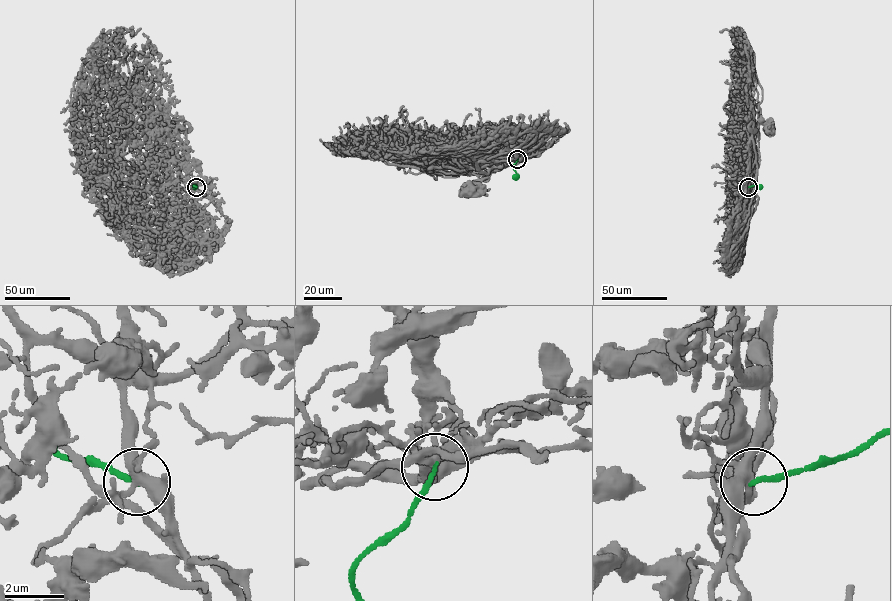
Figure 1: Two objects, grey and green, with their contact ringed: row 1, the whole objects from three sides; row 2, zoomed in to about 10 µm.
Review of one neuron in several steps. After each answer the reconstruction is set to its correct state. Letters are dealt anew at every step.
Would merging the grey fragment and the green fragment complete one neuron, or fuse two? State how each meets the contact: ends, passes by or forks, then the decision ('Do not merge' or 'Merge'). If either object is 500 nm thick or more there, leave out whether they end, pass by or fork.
At the ring grey forks. At the ring green ends. Do not merge

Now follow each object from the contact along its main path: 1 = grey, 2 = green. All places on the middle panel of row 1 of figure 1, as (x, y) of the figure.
1: (517, 159), (510, 158), (482, 175), (468, 173), (483, 175), (474, 190)
2: (518, 159), (512, 166), (517, 176), (515, 179)

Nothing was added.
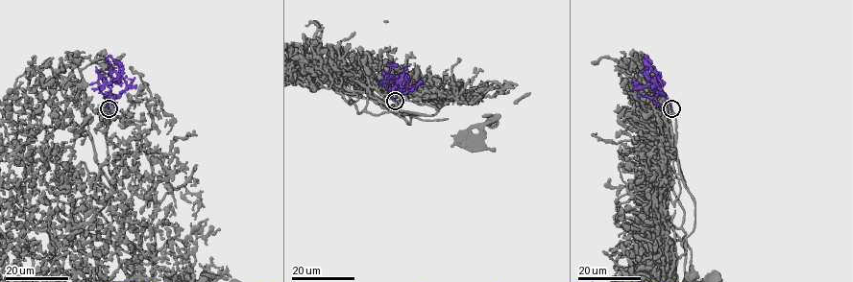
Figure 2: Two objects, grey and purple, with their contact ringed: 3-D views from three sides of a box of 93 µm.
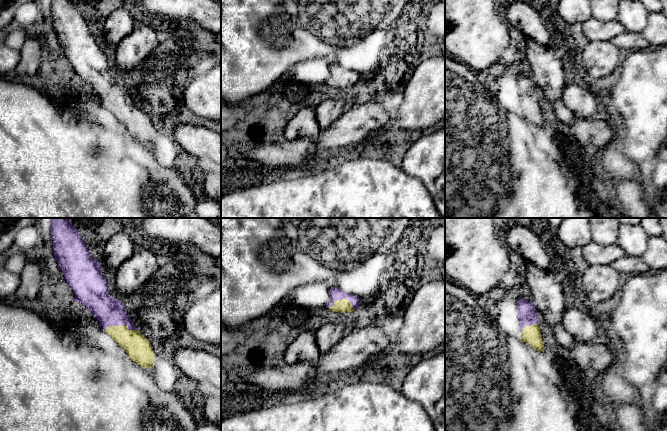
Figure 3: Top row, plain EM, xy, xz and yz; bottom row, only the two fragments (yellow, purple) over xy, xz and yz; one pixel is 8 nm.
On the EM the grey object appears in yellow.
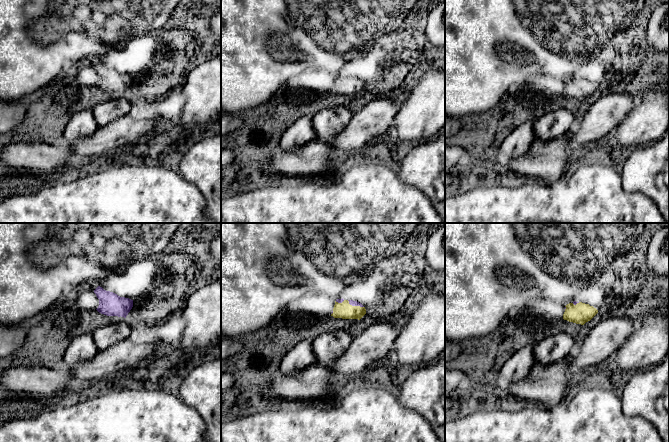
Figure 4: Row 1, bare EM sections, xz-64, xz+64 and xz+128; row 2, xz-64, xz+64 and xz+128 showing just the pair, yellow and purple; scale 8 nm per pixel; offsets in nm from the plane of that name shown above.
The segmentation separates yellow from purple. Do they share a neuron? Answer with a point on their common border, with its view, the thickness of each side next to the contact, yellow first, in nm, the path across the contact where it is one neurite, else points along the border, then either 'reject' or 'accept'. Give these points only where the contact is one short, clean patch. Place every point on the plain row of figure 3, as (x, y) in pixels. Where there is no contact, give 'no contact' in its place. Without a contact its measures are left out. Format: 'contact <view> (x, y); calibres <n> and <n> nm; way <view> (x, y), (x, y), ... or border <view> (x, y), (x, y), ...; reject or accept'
contact xy (122, 101); calibres 200 and 240 nm; way xy (139, 125), (122, 106), (122, 101), (109, 87); accept

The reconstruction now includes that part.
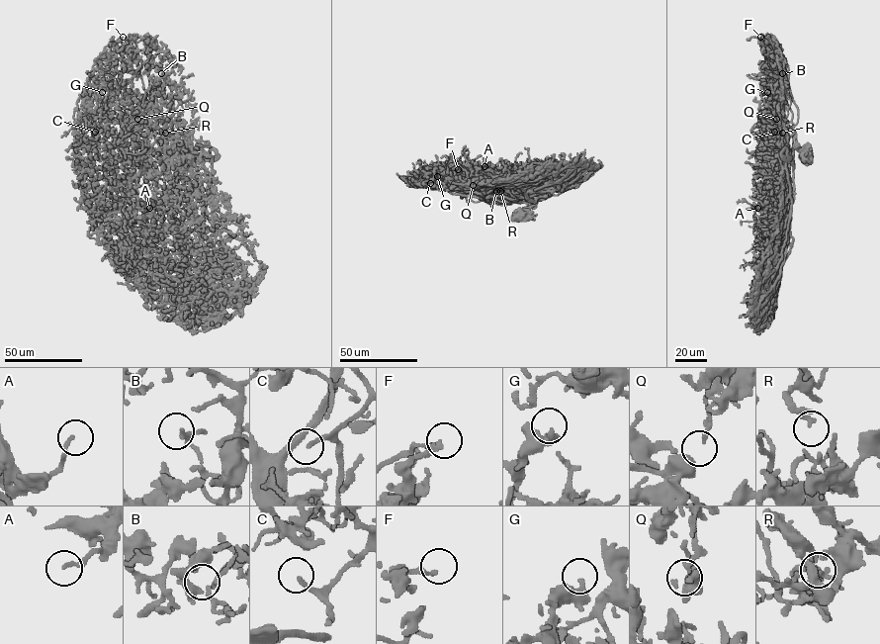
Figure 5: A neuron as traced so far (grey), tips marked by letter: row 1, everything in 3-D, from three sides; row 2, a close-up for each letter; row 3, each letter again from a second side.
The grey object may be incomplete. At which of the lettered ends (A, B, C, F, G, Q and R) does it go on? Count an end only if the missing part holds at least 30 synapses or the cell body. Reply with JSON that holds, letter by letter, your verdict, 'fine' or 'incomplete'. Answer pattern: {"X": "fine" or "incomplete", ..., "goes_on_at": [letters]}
{"A": "fine", "B": "fine", "C": "incomplete", "F": "fine", "G": "fine", "Q": "fine", "R": "fine", "goes_on_at": ["C"]}

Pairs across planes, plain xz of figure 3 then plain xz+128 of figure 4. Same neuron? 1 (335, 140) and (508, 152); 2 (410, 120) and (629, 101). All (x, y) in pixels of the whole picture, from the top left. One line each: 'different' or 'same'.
1: different
2: different

